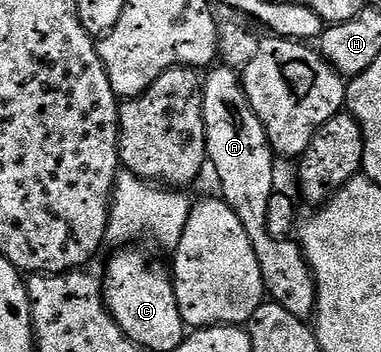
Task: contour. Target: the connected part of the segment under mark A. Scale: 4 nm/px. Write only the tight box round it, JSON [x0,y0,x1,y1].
[202,65,316,321]

